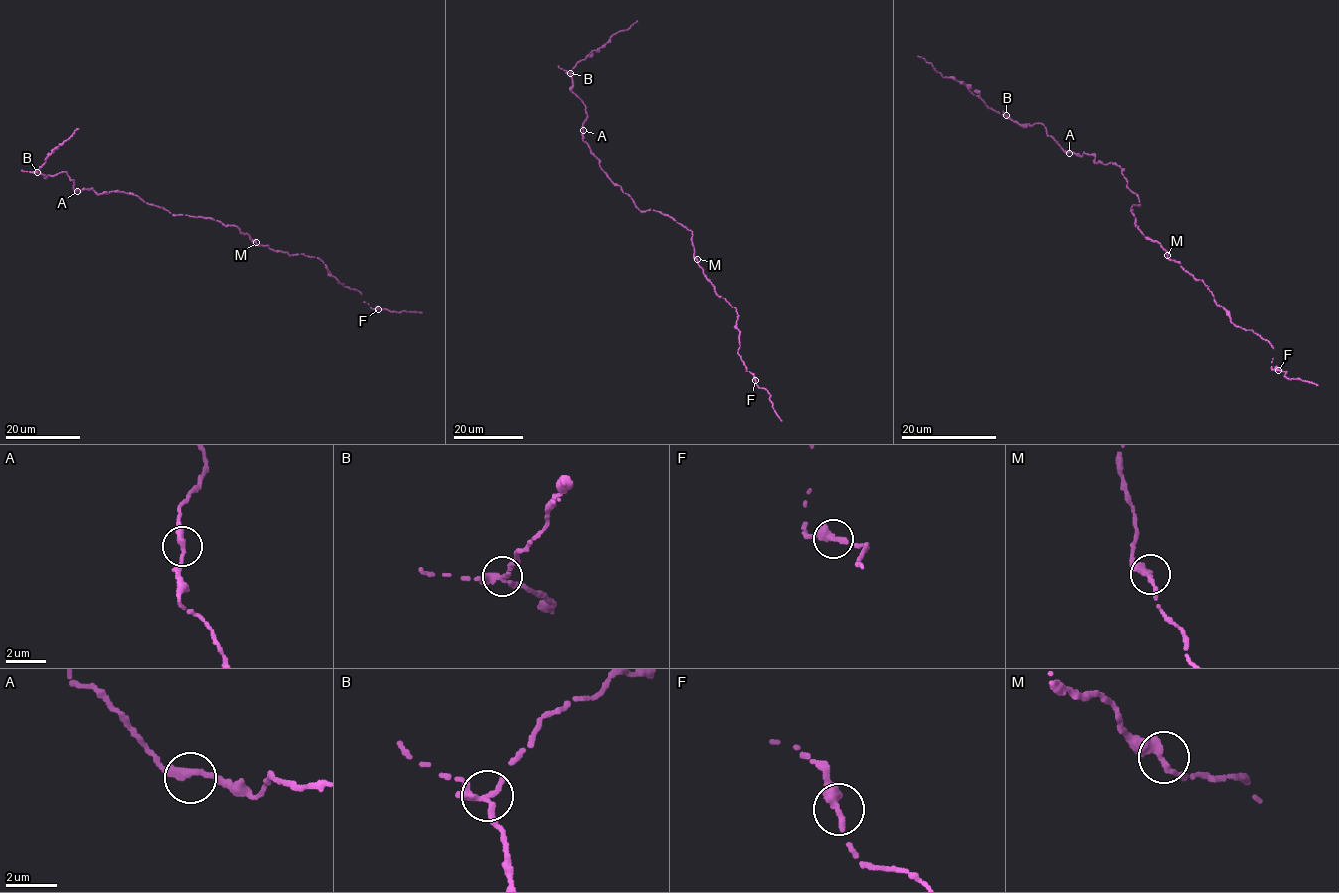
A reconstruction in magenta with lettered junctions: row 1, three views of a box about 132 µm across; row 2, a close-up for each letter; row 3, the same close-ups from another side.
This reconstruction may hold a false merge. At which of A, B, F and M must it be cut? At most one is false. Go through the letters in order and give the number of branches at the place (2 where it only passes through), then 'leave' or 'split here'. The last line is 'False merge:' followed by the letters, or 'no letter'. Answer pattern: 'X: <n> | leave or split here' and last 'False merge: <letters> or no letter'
A: 2 | leave
B: 2 | split here
F: 2 | leave
M: 2 | leave
False merge: B

